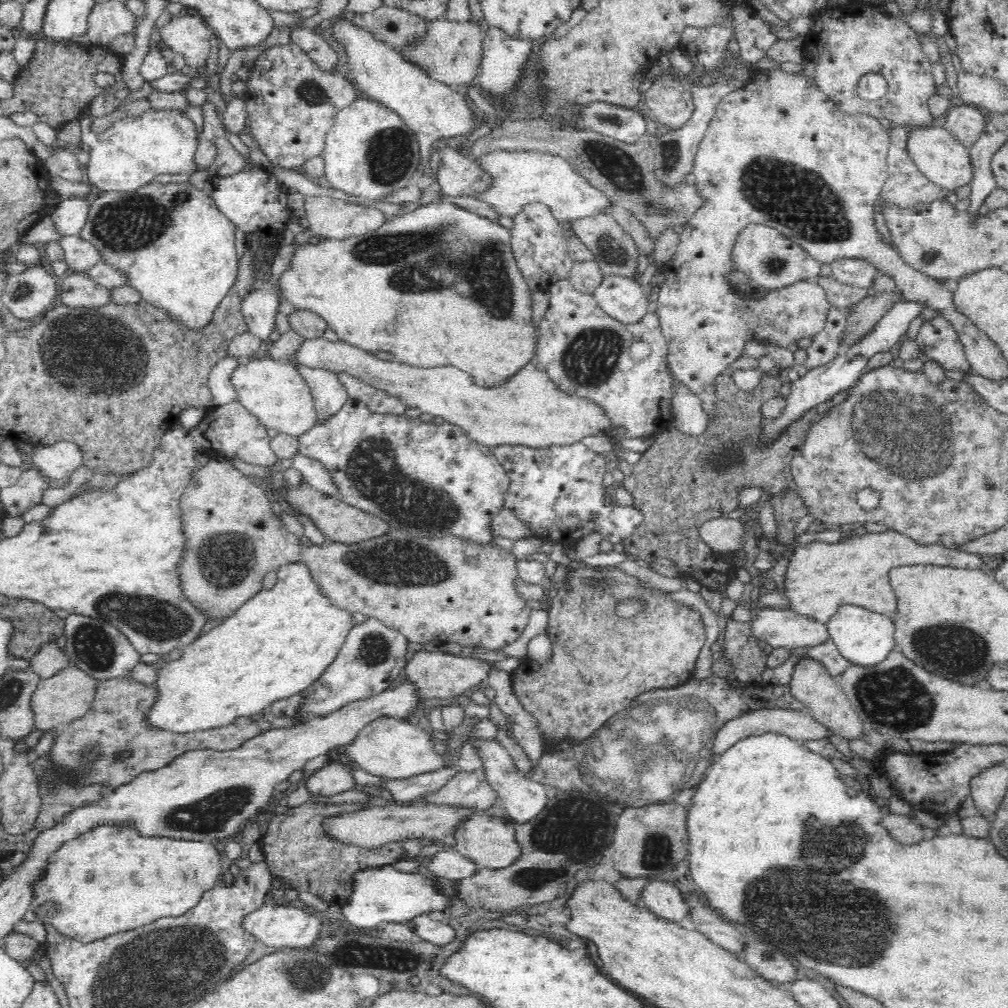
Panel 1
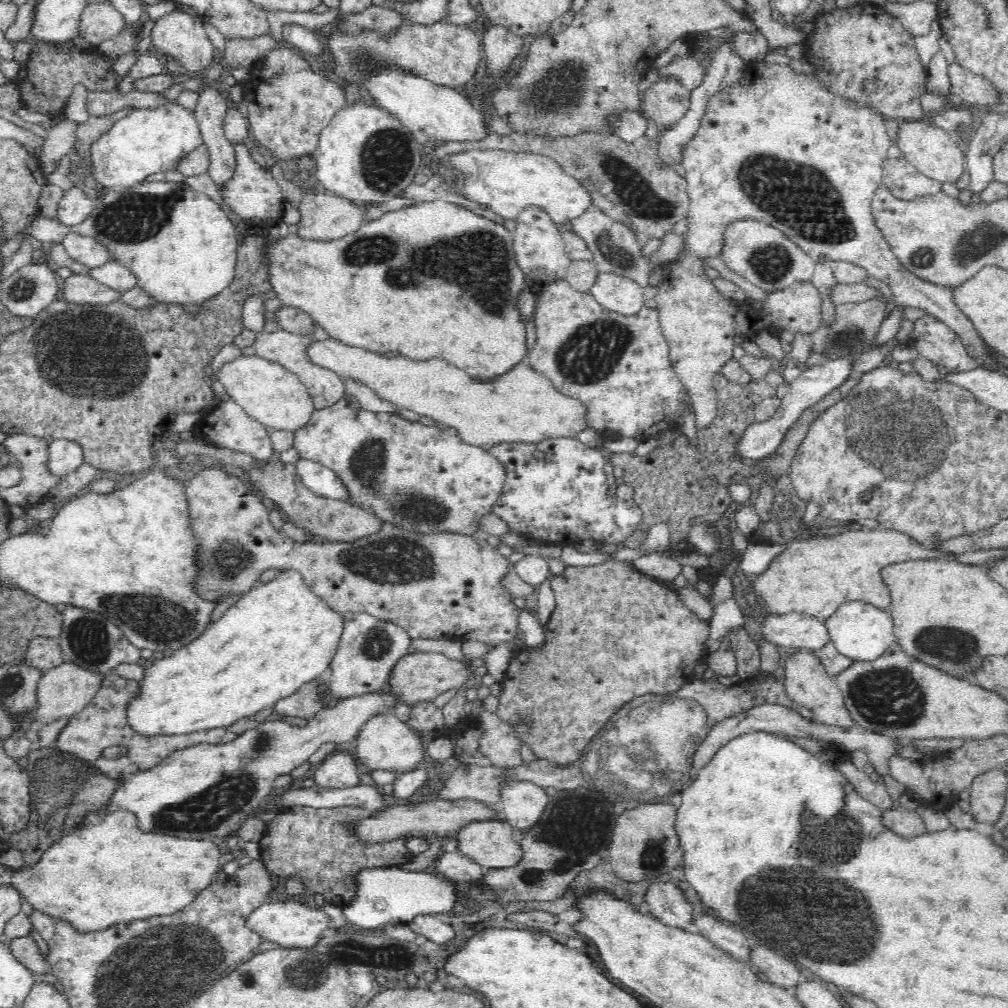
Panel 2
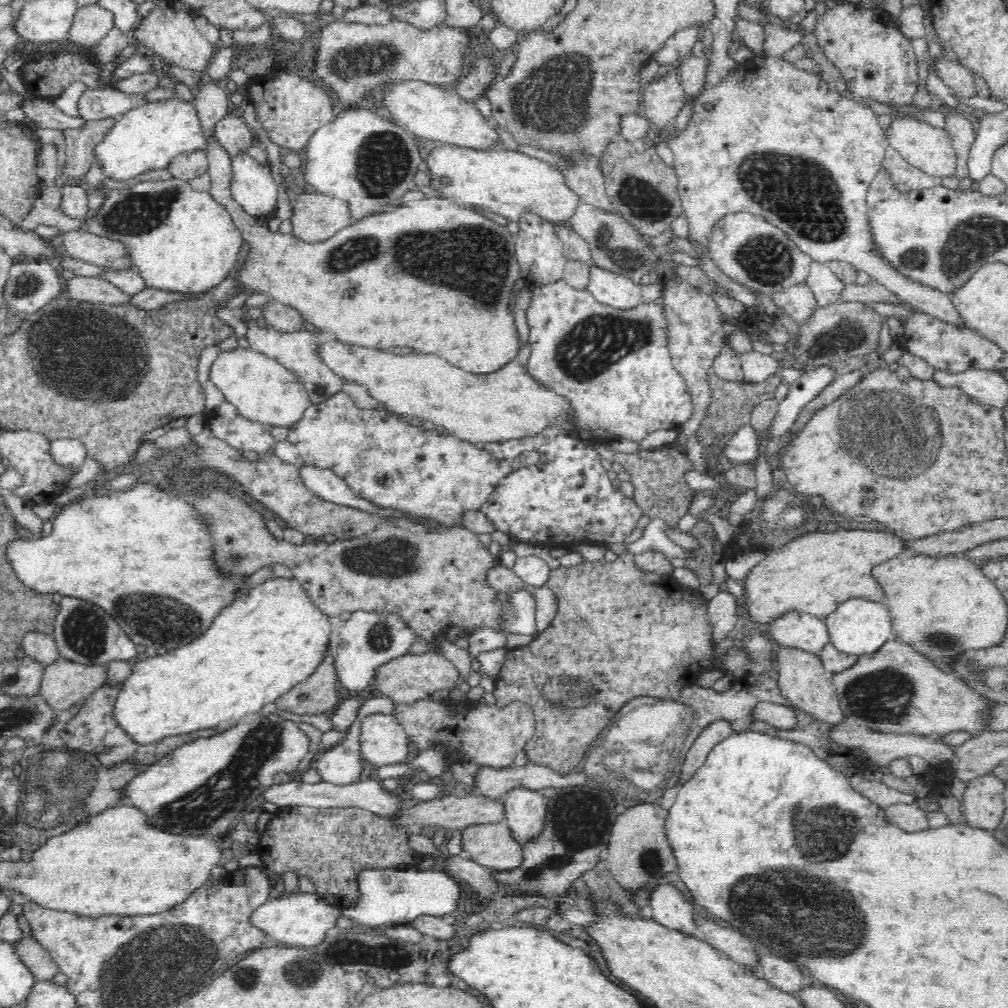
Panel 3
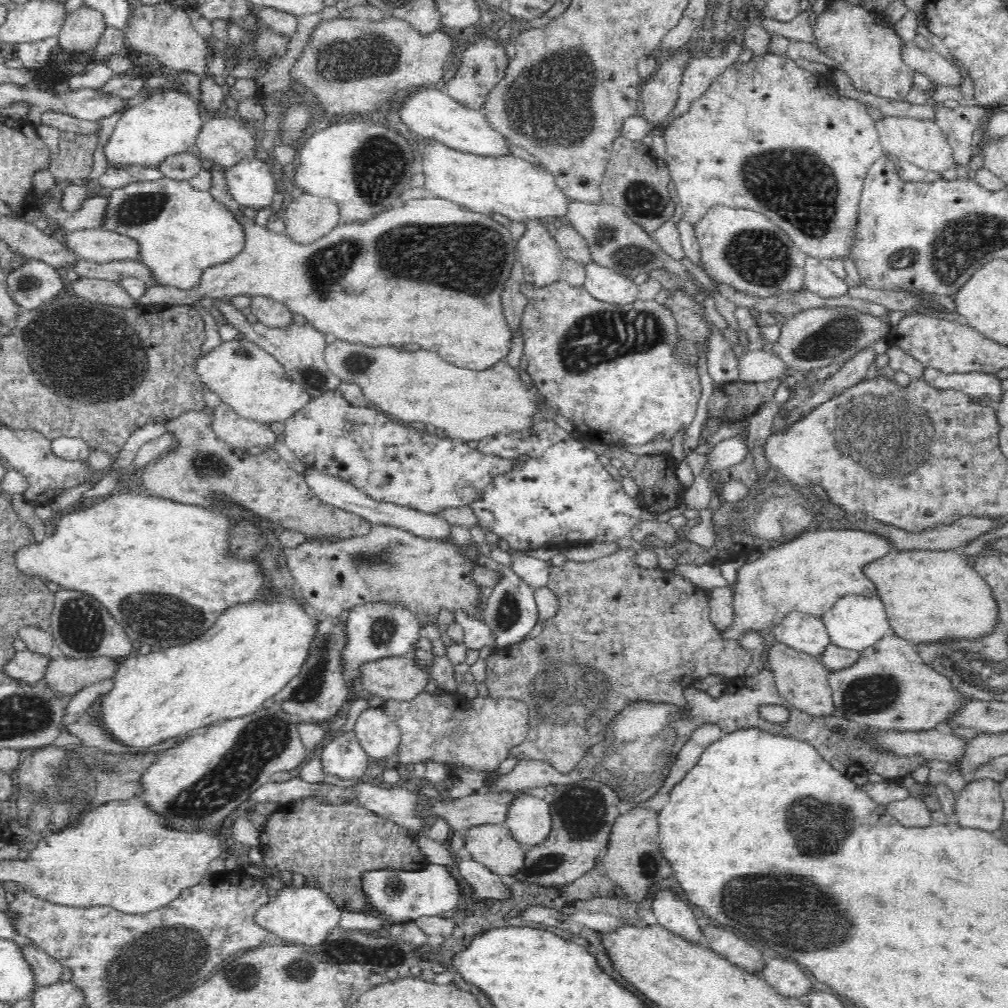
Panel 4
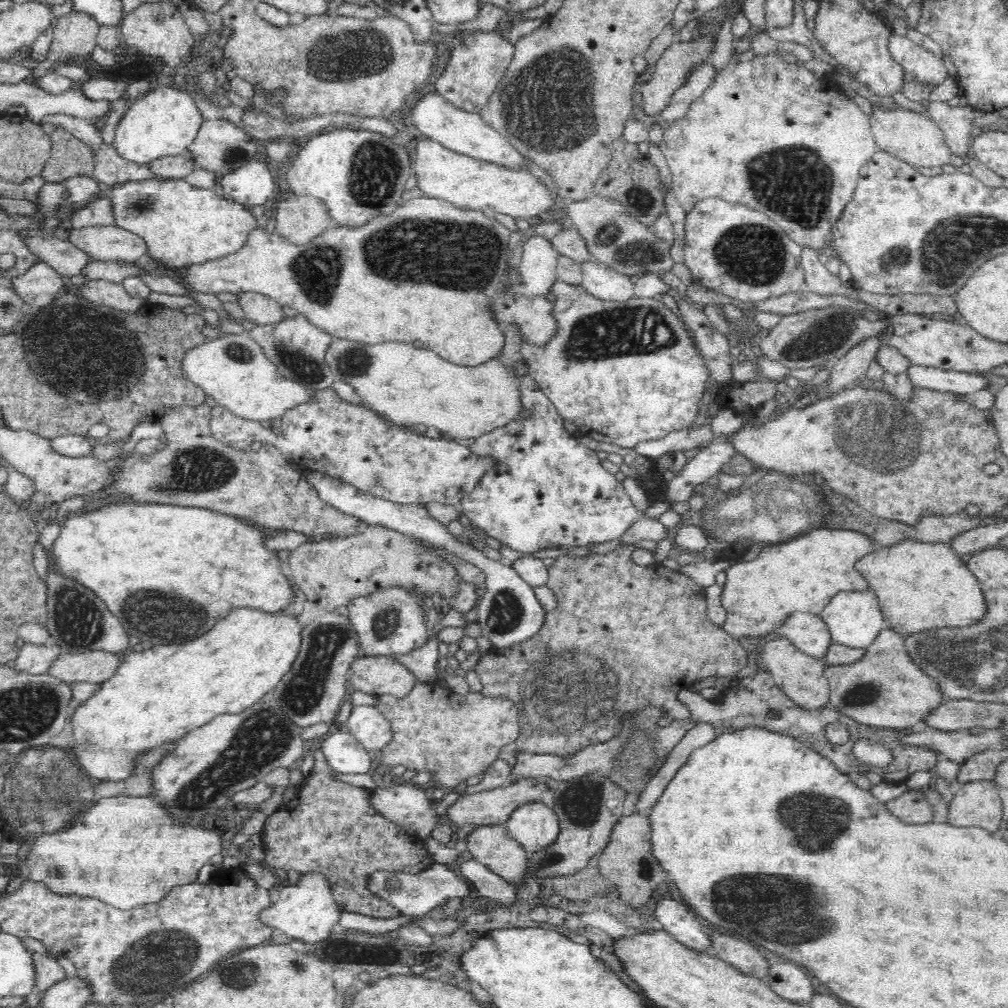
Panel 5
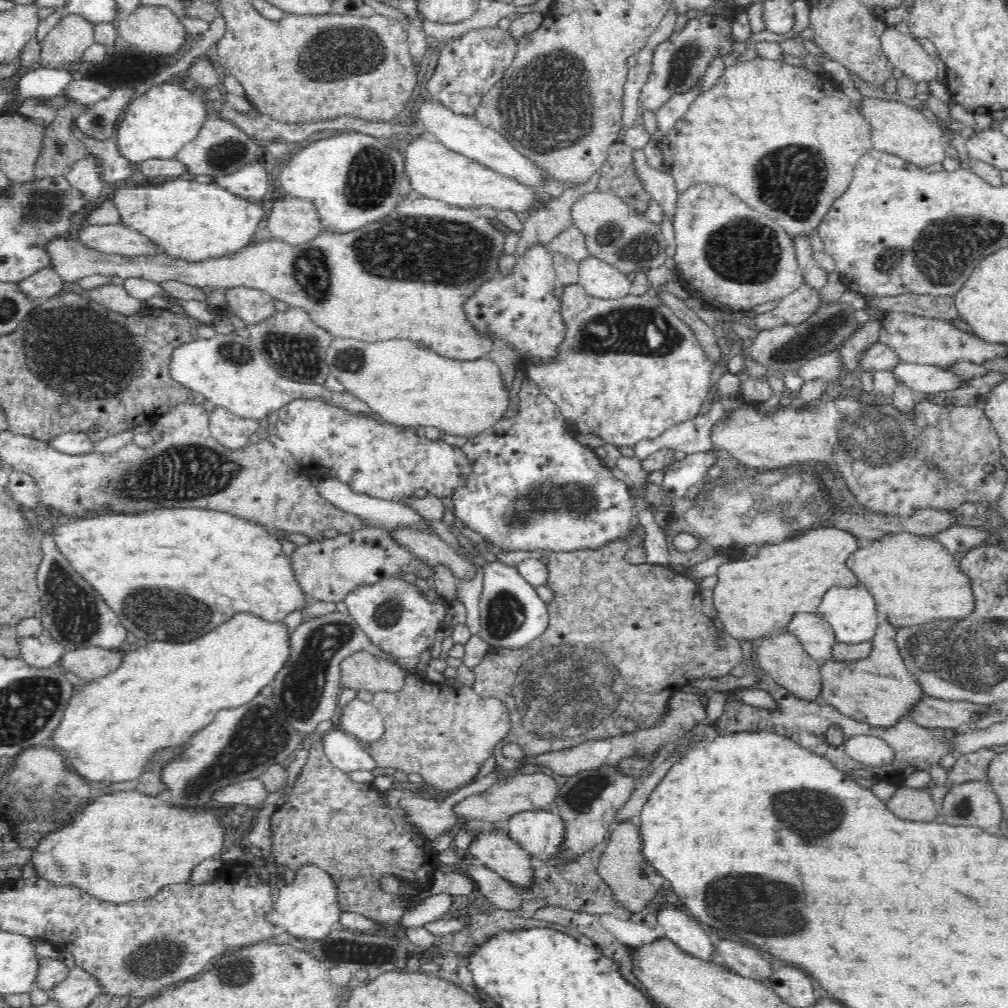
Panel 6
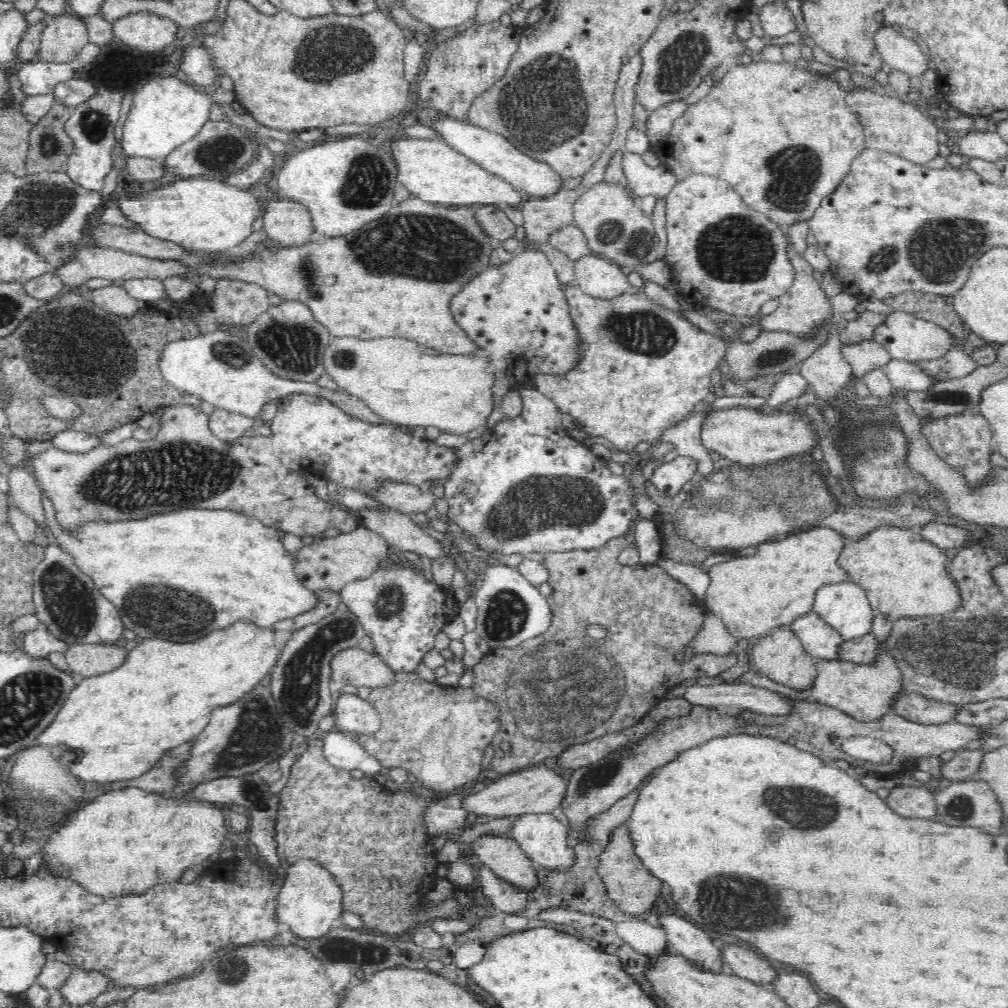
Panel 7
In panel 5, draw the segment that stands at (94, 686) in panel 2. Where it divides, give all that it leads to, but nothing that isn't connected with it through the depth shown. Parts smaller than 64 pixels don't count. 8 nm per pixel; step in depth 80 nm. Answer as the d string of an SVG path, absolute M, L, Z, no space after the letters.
M100 649L74 654L61 652L49 672L69 685L76 682L96 685L108 680L120 663L120 656L116 653Z

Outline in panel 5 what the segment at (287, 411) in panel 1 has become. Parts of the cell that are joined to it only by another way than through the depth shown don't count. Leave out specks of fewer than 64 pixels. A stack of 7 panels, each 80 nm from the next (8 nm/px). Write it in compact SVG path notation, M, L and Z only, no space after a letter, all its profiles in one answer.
M249 332L204 339L198 345L183 350L180 353L179 374L203 395L211 396L216 406L226 408L235 416L261 422L281 419L286 410L313 400L317 395L314 386L309 387L282 376Z

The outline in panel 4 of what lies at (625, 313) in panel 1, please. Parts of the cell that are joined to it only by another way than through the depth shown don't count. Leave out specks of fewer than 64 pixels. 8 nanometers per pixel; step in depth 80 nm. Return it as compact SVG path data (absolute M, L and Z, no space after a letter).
M593 260L584 265L585 281L582 285L594 298L621 305L638 299L638 287L632 281L632 277L627 277Z

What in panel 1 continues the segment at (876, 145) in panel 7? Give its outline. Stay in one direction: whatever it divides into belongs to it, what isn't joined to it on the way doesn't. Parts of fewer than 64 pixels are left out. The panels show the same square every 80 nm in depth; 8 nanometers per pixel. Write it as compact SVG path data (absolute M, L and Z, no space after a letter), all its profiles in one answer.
M916 125L907 129L905 148L914 166L926 175L928 180L941 188L955 191L969 184L971 180L971 164L967 147L944 127Z

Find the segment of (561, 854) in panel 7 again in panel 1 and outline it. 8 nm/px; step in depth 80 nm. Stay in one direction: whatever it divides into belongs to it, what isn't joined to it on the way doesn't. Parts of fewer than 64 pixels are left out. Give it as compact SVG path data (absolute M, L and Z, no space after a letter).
M476 739L472 746L478 751L478 754L484 763L487 771L487 778L492 788L496 790L498 796L502 798L504 810L509 816L509 821L514 824L526 824L535 819L542 809L547 805L548 796L546 796L546 786L526 778L522 771L518 770L511 762L507 752L491 740Z

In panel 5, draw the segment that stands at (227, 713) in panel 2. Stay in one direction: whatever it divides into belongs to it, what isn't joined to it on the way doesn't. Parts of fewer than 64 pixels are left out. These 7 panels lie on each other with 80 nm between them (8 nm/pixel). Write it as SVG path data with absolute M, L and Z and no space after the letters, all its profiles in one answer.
M238 608L238 610L230 611L230 614L226 616L226 618L222 618L216 626L213 626L210 632L206 632L204 636L200 635L190 642L184 644L146 645L142 652L136 652L136 650L126 652L124 658L121 660L120 666L115 670L115 673L110 678L107 678L108 680L100 682L98 690L96 690L86 702L82 702L80 706L72 708L71 711L73 711L74 714L70 714L70 722L68 722L70 728L72 728L72 730L70 730L72 742L68 744L70 747L67 747L67 751L70 752L70 756L81 766L81 770L88 774L88 776L91 776L92 781L119 782L126 780L126 778L130 778L130 776L138 770L138 758L144 756L151 748L174 747L178 740L184 738L190 731L208 724L215 716L222 713L240 712L242 709L255 703L268 692L274 690L278 682L282 680L281 676L291 667L291 662L296 658L301 628L302 626L298 623L298 619L288 612L270 615L260 611L250 610L249 608Z

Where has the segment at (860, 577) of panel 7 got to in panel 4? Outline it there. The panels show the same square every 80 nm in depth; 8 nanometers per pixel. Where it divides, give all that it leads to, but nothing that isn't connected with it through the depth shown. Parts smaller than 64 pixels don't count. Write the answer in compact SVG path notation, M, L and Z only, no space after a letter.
M892 549L881 557L862 565L862 572L875 586L893 632L906 640L936 640L942 636L962 636L975 639L991 631L997 606L989 586L958 550L898 550Z

